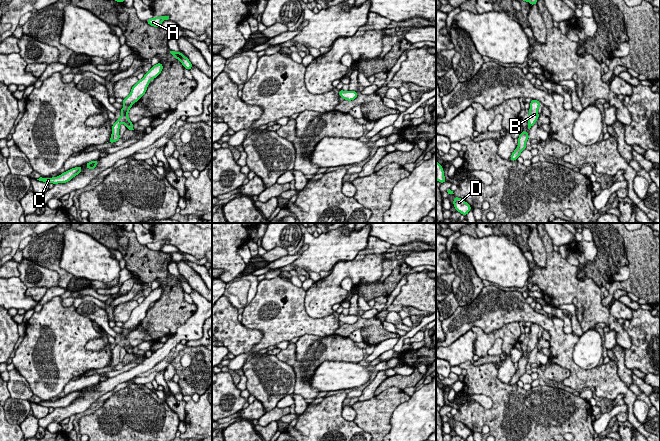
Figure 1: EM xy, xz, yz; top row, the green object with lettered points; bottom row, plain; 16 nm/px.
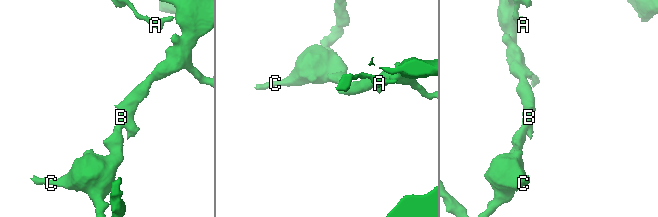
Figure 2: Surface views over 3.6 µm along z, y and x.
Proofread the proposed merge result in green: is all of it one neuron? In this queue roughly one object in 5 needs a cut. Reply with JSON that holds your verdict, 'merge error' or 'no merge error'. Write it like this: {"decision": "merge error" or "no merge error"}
{"decision": "no merge error"}

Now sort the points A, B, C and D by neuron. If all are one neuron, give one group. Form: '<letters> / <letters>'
A B C D

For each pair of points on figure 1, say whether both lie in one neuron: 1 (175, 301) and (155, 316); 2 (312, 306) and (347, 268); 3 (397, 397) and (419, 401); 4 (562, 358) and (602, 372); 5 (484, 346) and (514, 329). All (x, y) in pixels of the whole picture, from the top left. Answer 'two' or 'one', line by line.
1: one
2: one
3: two
4: one
5: one

